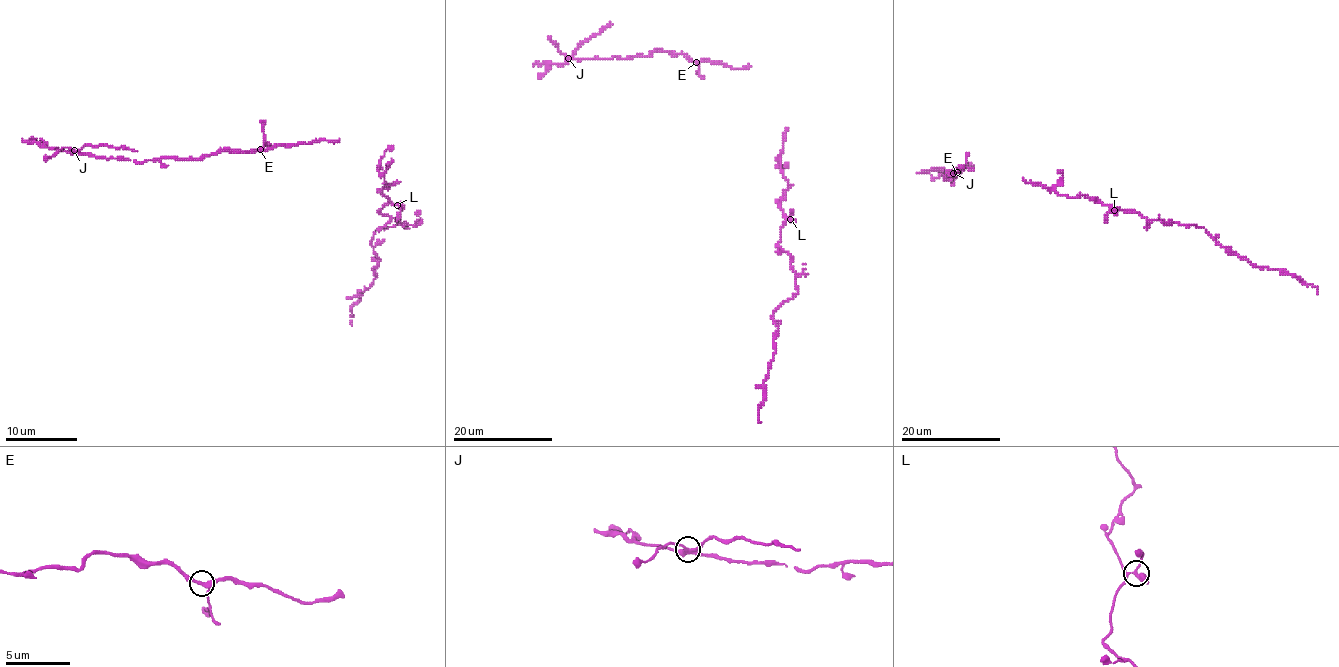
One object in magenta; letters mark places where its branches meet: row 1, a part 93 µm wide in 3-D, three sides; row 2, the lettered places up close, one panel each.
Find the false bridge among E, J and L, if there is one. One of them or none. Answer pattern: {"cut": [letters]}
{"cut": ["J"]}

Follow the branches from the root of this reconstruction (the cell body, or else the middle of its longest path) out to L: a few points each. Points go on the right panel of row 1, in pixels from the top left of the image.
L: (1046, 188), (1061, 196), (1096, 198), (1114, 210)

